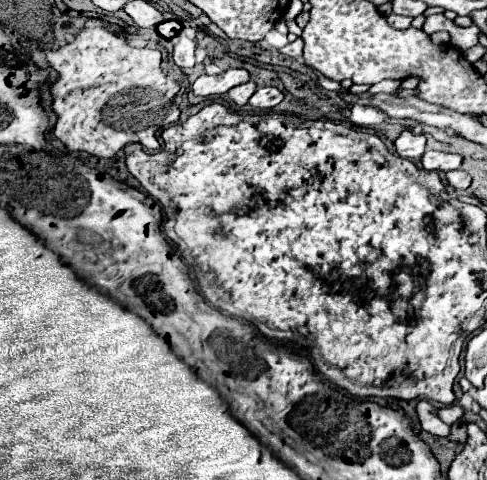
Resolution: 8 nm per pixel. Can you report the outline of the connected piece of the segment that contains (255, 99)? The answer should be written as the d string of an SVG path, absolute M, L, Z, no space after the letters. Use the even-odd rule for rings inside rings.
M266 86L266 88L258 88L254 92L254 96L250 98L250 104L254 108L260 108L260 110L270 110L274 108L276 104L280 104L284 98L284 94L278 90L278 88L272 88L272 86Z

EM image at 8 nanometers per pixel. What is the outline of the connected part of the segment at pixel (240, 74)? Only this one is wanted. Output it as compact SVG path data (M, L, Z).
M228 68L220 74L214 74L214 76L208 76L208 74L202 74L196 78L196 82L192 84L192 92L196 96L202 96L202 98L208 98L208 96L220 96L220 94L226 94L230 88L238 86L238 84L244 84L250 80L250 74L248 70L244 68Z

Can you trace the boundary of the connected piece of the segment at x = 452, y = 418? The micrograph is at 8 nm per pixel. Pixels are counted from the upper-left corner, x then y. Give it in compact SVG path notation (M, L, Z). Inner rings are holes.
M452 404L452 406L444 406L438 410L438 416L446 422L446 424L454 424L456 420L460 420L464 414L462 406L460 404Z

